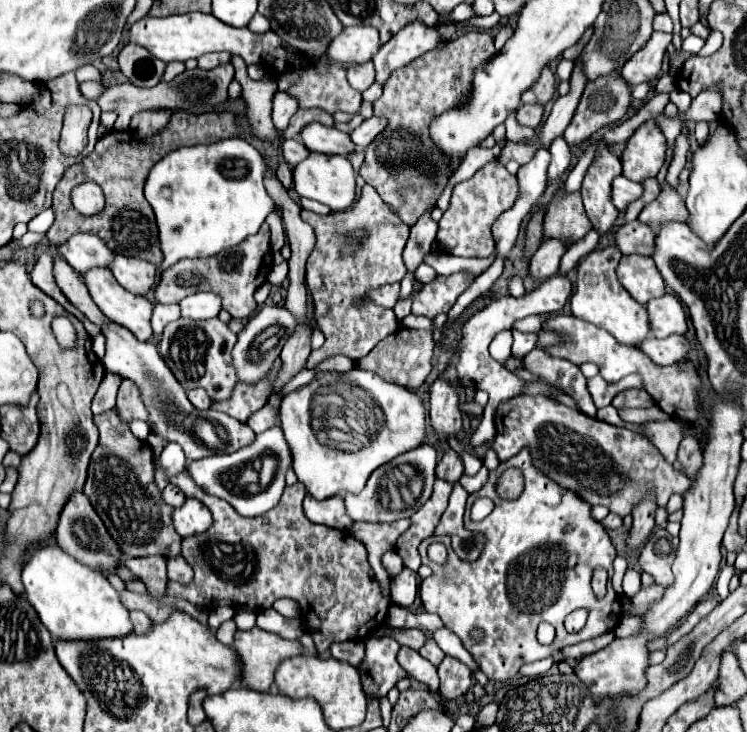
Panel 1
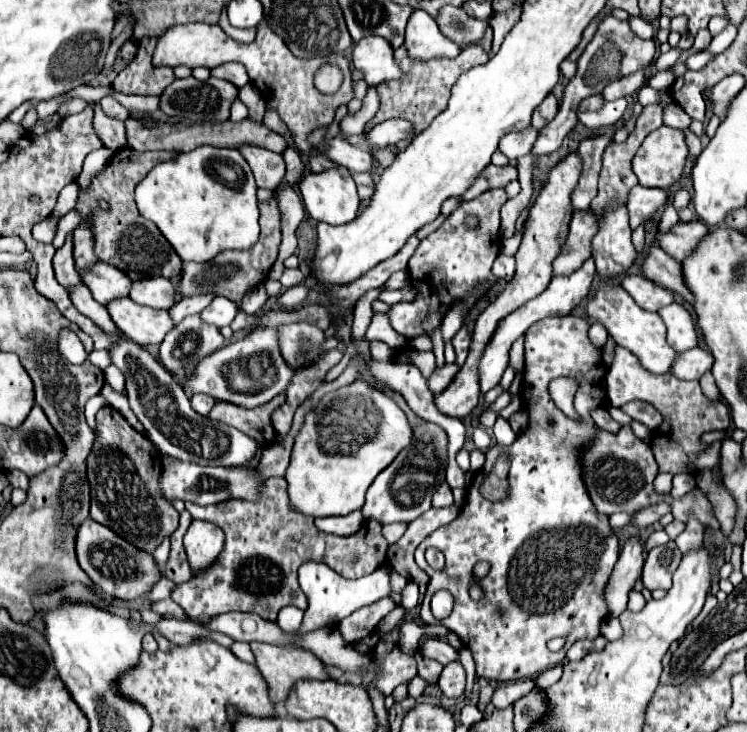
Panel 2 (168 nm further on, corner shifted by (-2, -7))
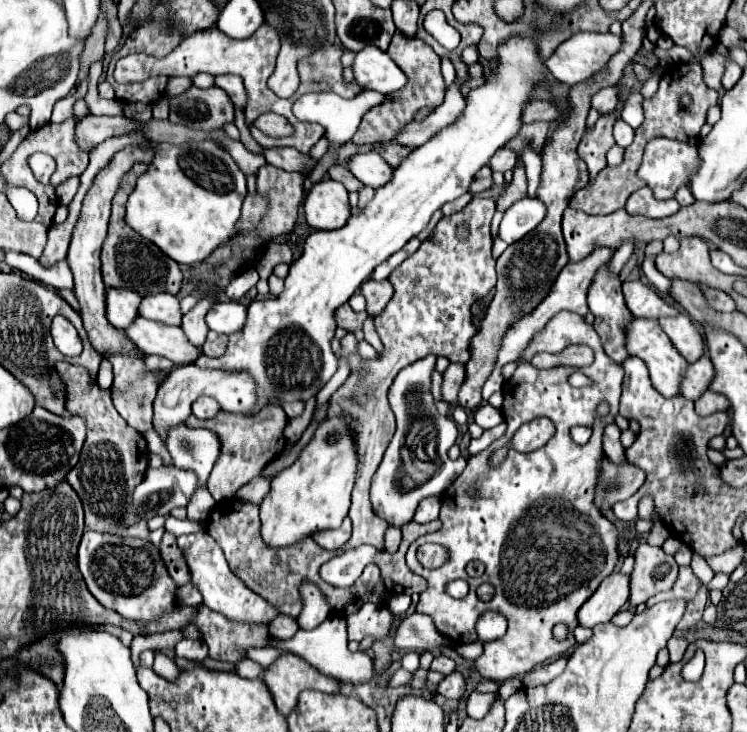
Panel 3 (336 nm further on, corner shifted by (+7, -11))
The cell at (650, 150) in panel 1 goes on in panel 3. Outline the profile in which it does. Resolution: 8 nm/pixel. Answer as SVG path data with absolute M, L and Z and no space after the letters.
M652 139L652 143L646 145L644 149L644 159L638 169L638 177L646 181L646 185L654 191L656 199L674 199L676 191L682 185L690 183L690 175L696 169L696 163L700 163L696 145L688 143L678 143L672 139Z

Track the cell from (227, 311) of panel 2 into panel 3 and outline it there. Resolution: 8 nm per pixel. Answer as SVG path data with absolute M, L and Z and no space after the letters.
M218 301L206 315L206 323L212 331L230 335L244 327L246 307L238 301Z

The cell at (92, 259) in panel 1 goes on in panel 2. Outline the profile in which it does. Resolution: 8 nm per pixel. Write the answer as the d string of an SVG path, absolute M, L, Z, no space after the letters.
M99 259L85 267L85 271L79 271L79 275L89 287L93 299L97 299L101 305L107 305L111 299L129 295L131 279L125 273L117 271L117 267L111 267L111 263Z

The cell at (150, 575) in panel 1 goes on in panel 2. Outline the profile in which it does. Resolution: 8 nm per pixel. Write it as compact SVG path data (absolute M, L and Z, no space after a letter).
M165 539L165 541L155 549L155 553L153 553L153 559L155 559L155 563L157 563L159 569L165 567L165 563L167 563L167 555L169 555L169 539Z

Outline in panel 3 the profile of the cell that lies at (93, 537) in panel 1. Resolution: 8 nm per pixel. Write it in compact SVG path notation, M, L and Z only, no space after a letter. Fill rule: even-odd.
M86 531L78 549L78 567L90 593L106 607L128 621L150 623L176 607L178 585L168 575L160 551L150 539L122 537ZM146 571L146 573L144 573Z

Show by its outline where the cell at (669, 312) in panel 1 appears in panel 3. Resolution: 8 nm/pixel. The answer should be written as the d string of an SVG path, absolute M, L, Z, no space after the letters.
M682 313L678 317L664 317L660 319L660 327L688 363L696 363L704 355L704 339L688 315Z

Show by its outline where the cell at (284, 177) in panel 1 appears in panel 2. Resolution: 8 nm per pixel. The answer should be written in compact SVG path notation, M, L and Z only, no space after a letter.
M281 187L277 191L277 205L279 205L279 211L281 211L281 233L283 233L283 241L281 241L281 247L273 267L271 267L271 273L269 273L269 279L279 279L285 271L285 265L283 261L295 253L295 247L297 247L297 237L295 237L295 231L305 215L305 209L301 205L301 199L299 195L295 193L293 187Z

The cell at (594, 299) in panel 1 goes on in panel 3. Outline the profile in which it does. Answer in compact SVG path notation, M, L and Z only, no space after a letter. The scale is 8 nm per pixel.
M634 319L634 323L628 327L626 347L628 347L630 355L640 357L648 365L652 385L664 397L676 397L676 395L680 395L680 383L684 379L684 371L688 369L688 361L676 351L676 347L672 347L668 335L662 331L662 327L658 325L658 321L654 321L654 319Z

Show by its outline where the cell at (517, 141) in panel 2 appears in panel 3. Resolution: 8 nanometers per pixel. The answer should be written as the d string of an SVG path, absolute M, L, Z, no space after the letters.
M500 149L500 151L496 151L496 155L492 155L492 159L490 159L492 171L504 173L504 171L508 171L508 169L514 169L514 165L516 165L516 153L512 153L510 149Z

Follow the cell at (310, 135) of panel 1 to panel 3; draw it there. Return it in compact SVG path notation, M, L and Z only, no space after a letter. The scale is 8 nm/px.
M366 153L366 155L356 155L350 159L348 169L368 187L376 189L376 187L384 187L384 183L388 183L388 179L392 179L392 171L394 167L390 167L386 163L384 157L380 157L378 153Z

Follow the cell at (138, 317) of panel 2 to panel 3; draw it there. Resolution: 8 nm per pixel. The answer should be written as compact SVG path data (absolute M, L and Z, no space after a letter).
M140 317L126 329L126 335L142 353L166 357L174 365L188 365L200 357L200 349L186 339L180 327Z

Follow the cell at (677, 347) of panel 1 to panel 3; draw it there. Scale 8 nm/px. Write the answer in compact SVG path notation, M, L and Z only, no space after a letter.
M704 355L700 361L696 361L688 367L684 383L682 383L682 395L686 399L698 401L706 393L708 383L712 383L712 375L714 375L712 361L708 355Z

